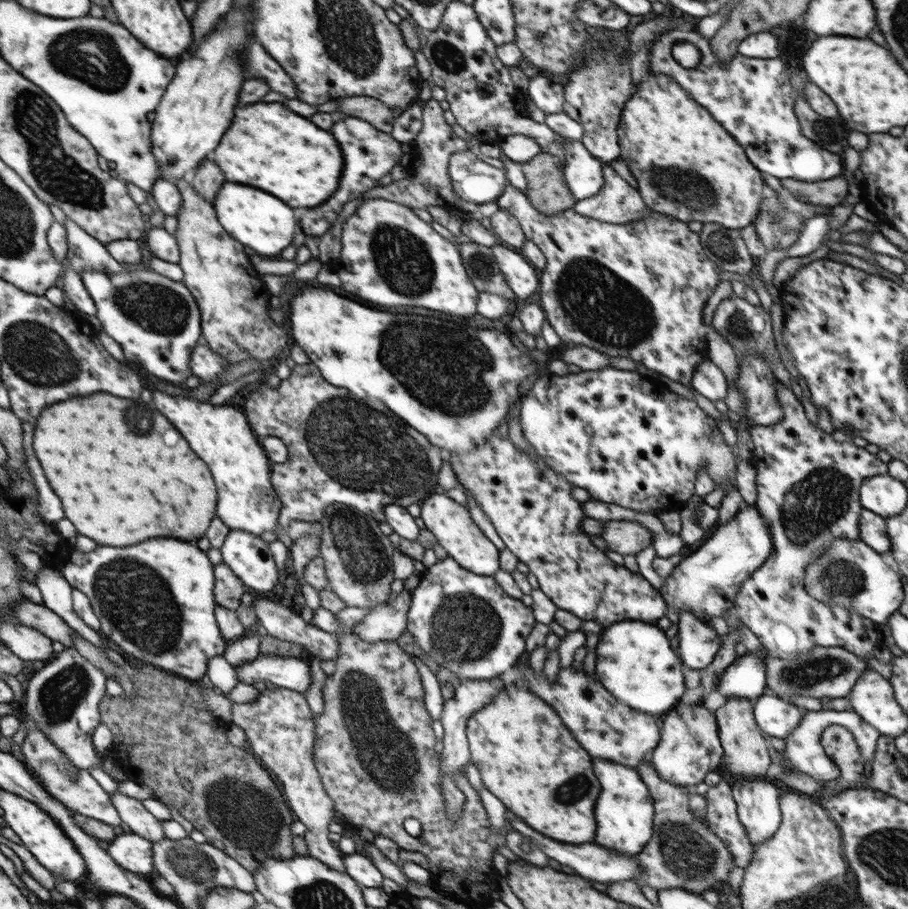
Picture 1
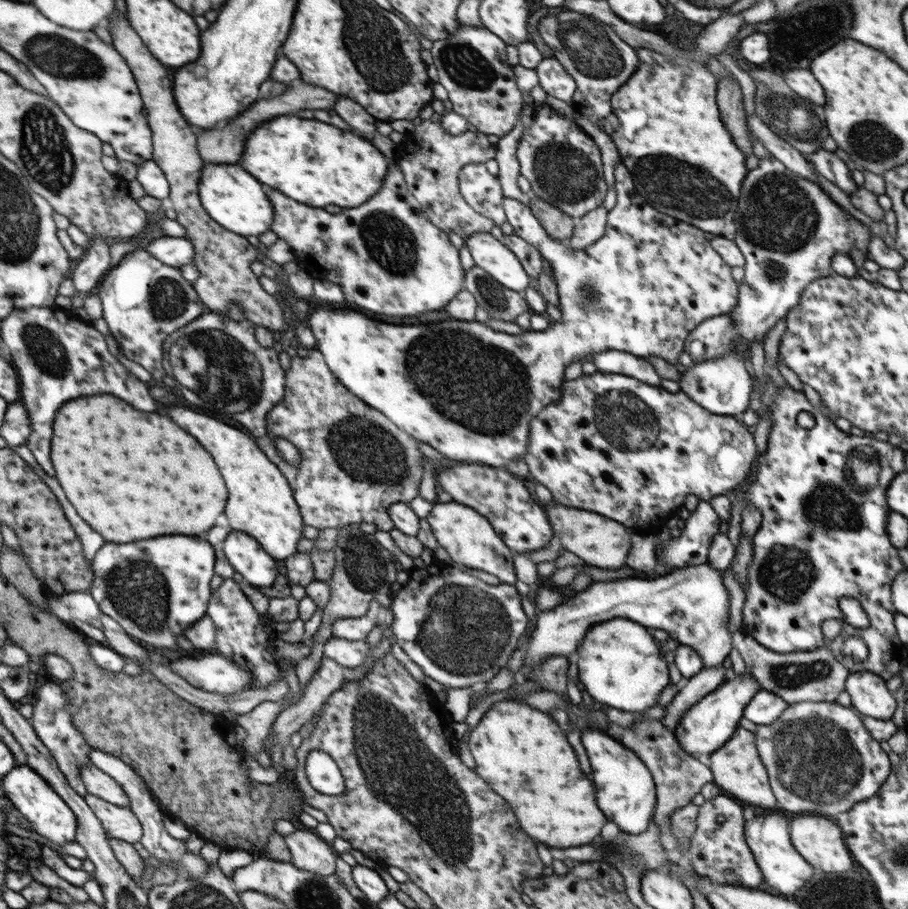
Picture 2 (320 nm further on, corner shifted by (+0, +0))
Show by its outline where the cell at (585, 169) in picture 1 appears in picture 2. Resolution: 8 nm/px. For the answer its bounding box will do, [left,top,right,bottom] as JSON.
[516,103,608,221]

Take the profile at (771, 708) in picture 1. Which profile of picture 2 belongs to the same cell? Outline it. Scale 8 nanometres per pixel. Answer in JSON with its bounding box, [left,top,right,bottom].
[743,689,789,725]

